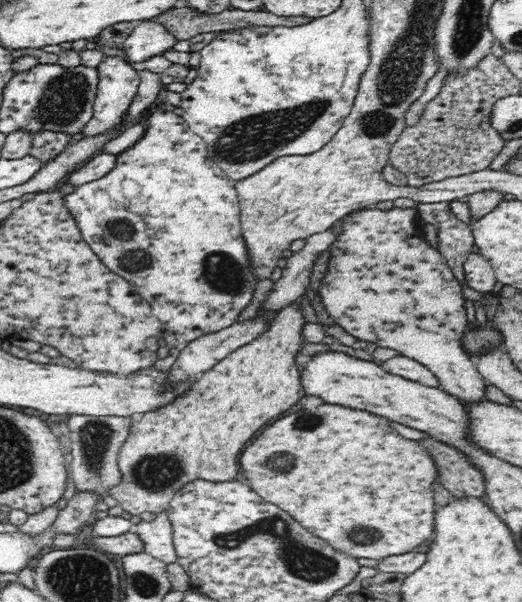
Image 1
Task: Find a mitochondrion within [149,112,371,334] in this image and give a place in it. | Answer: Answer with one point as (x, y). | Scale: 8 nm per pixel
(222, 273)

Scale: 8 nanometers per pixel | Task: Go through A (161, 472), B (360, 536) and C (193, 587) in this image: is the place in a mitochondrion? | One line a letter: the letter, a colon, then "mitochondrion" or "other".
A: mitochondrion
B: mitochondrion
C: other

